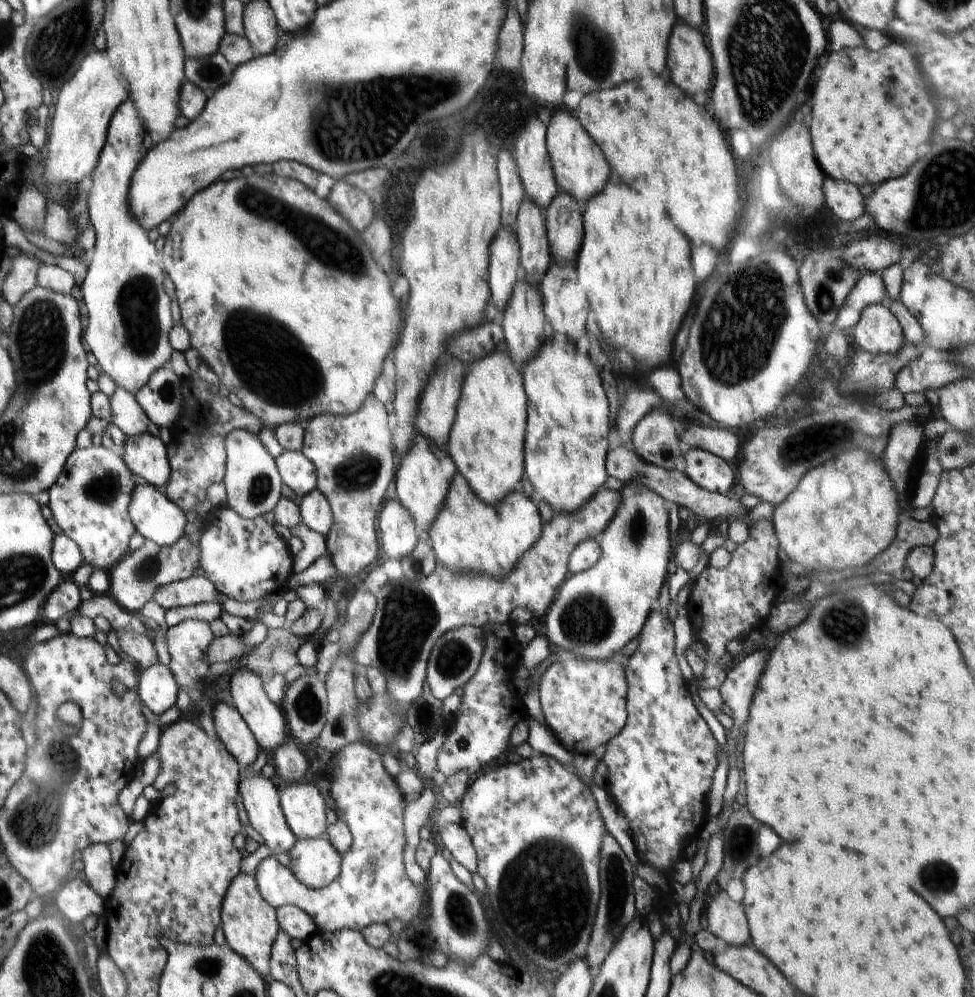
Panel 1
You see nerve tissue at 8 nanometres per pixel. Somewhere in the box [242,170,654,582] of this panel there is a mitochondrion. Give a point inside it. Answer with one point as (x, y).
(358, 472)

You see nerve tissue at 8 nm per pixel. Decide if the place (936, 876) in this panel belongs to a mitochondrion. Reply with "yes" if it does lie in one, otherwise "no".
yes

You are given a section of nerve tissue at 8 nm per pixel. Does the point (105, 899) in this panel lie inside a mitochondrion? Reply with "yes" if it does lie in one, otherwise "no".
no

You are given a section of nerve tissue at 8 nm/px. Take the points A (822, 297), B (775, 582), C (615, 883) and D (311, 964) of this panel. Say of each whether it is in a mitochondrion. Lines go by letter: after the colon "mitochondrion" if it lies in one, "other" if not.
A: mitochondrion
B: other
C: mitochondrion
D: other

